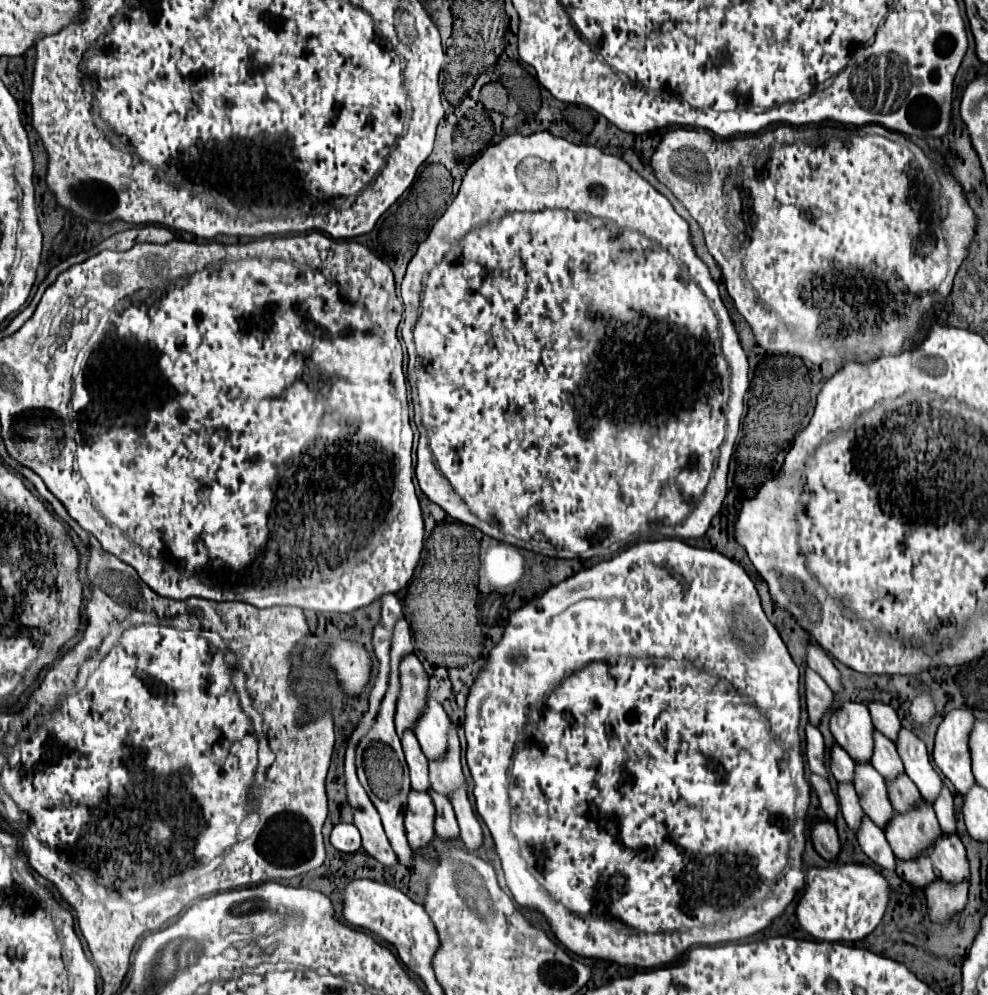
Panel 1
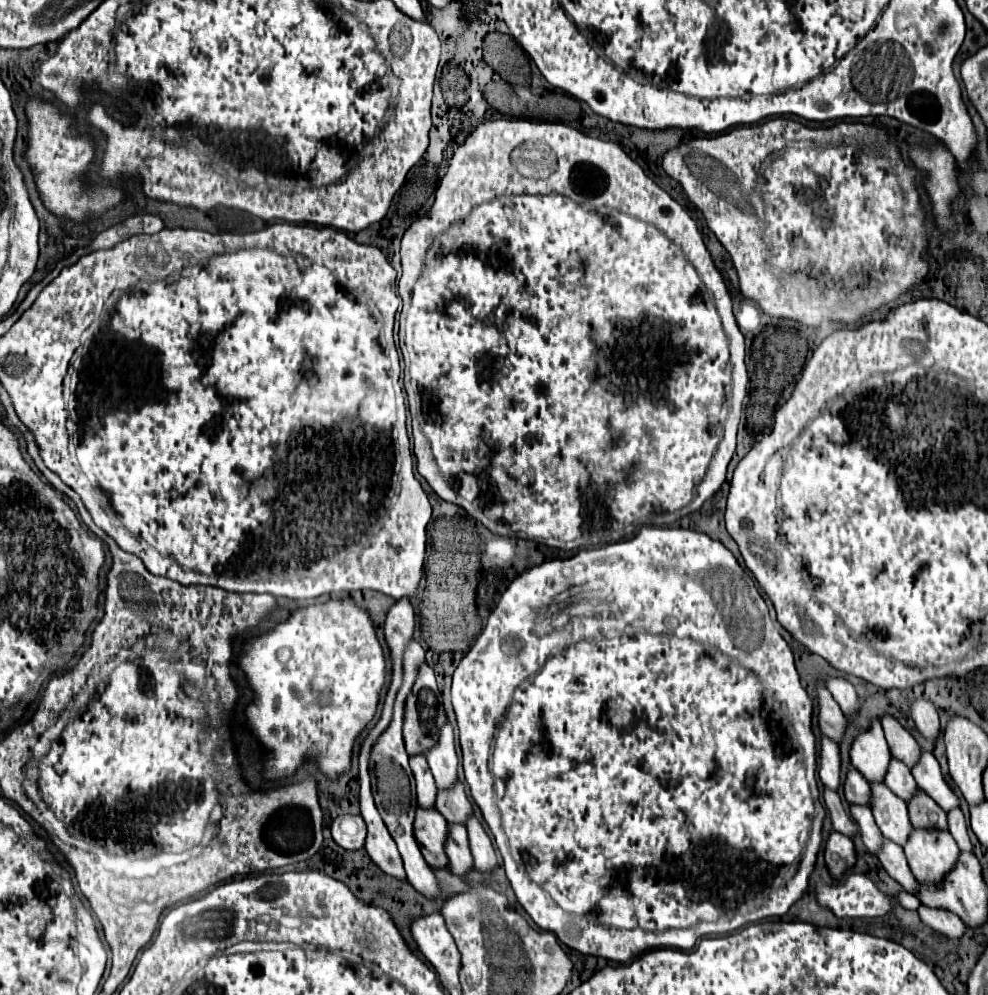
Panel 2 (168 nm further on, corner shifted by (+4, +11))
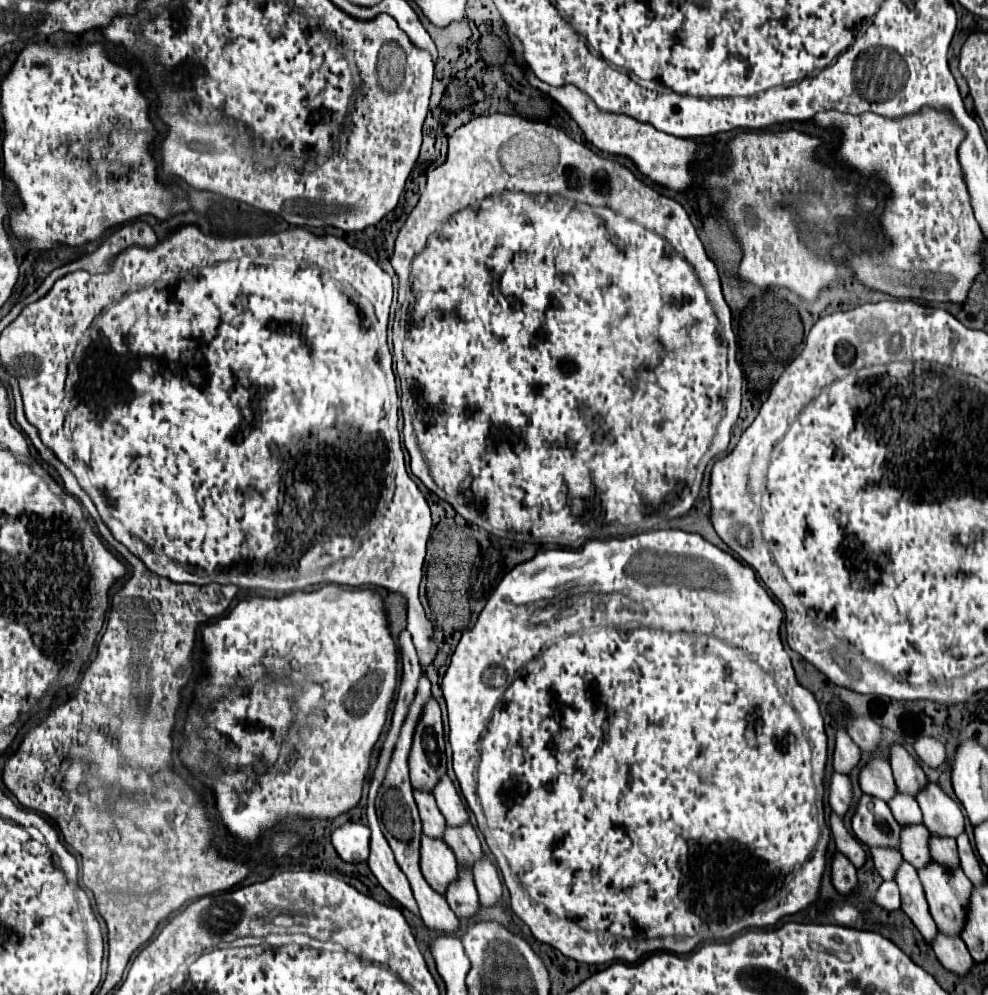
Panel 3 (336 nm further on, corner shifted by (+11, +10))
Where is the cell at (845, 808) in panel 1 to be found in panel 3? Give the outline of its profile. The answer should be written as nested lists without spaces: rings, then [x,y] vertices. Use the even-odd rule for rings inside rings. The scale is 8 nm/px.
[[[874,846],[874,848],[870,848],[870,856],[872,856],[874,868],[878,870],[878,874],[884,880],[892,880],[892,870],[896,870],[896,866],[902,862],[900,852],[896,852],[896,848]]]

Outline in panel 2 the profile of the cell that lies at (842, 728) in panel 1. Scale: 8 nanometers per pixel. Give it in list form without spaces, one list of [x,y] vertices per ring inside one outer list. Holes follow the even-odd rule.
[[[875,721],[869,731],[865,731],[865,733],[861,733],[861,735],[855,737],[855,741],[851,745],[851,763],[855,765],[855,769],[859,769],[859,773],[863,773],[863,777],[869,783],[883,783],[883,773],[887,773],[887,761],[891,761],[889,745],[885,741],[881,723]]]

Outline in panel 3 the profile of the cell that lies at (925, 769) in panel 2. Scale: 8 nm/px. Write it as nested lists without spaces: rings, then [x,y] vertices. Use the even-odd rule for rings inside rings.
[[[926,782],[926,786],[922,790],[918,790],[916,800],[924,814],[924,826],[928,830],[932,830],[934,834],[948,834],[948,836],[956,838],[956,834],[960,834],[964,830],[964,816],[962,816],[958,802],[952,800],[948,794],[944,794],[944,790],[936,782]]]

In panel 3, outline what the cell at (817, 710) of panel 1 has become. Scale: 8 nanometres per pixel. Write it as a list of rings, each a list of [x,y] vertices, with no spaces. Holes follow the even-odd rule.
[[[844,728],[836,730],[836,740],[834,740],[834,756],[832,756],[832,766],[840,770],[842,774],[850,774],[850,770],[858,764],[860,760],[860,748],[848,738]]]

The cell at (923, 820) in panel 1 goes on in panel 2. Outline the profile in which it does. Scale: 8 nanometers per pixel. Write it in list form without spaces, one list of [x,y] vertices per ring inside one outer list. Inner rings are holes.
[[[915,829],[903,849],[913,875],[925,885],[935,885],[935,881],[939,881],[947,869],[955,867],[961,853],[951,833],[939,829]]]

